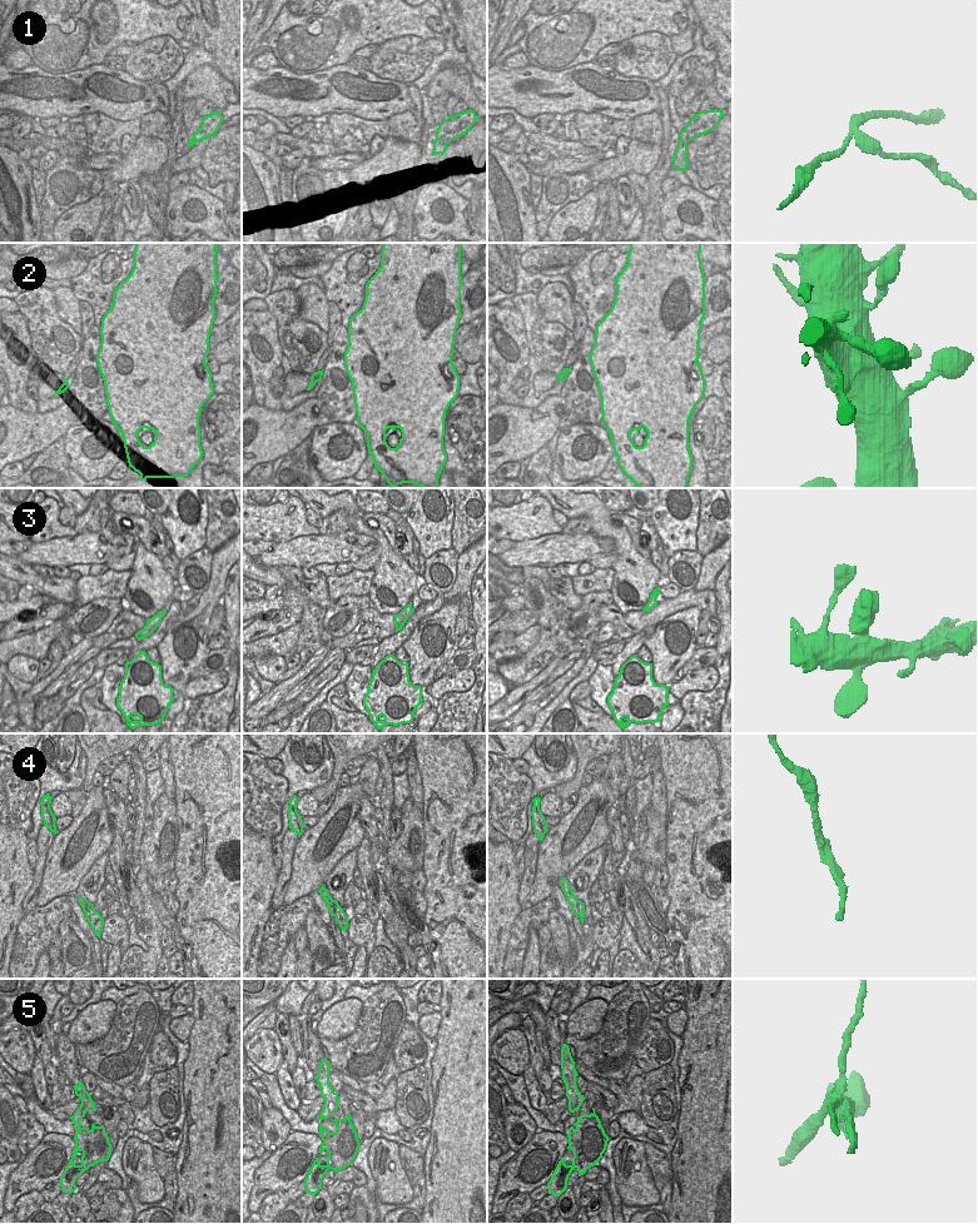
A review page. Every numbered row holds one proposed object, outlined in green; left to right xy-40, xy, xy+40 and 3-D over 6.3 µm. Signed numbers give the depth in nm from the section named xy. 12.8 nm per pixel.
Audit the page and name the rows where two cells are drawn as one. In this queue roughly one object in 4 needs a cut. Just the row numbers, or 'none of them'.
1, 4, 5

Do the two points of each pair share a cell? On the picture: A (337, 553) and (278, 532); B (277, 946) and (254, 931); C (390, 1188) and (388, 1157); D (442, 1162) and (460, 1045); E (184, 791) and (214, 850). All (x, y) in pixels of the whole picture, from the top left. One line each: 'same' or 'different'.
A: different
B: different
C: same
D: same
E: same

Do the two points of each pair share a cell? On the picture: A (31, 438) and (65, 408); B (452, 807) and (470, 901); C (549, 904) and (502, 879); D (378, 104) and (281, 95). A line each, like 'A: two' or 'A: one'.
A: one
B: one
C: two
D: one

